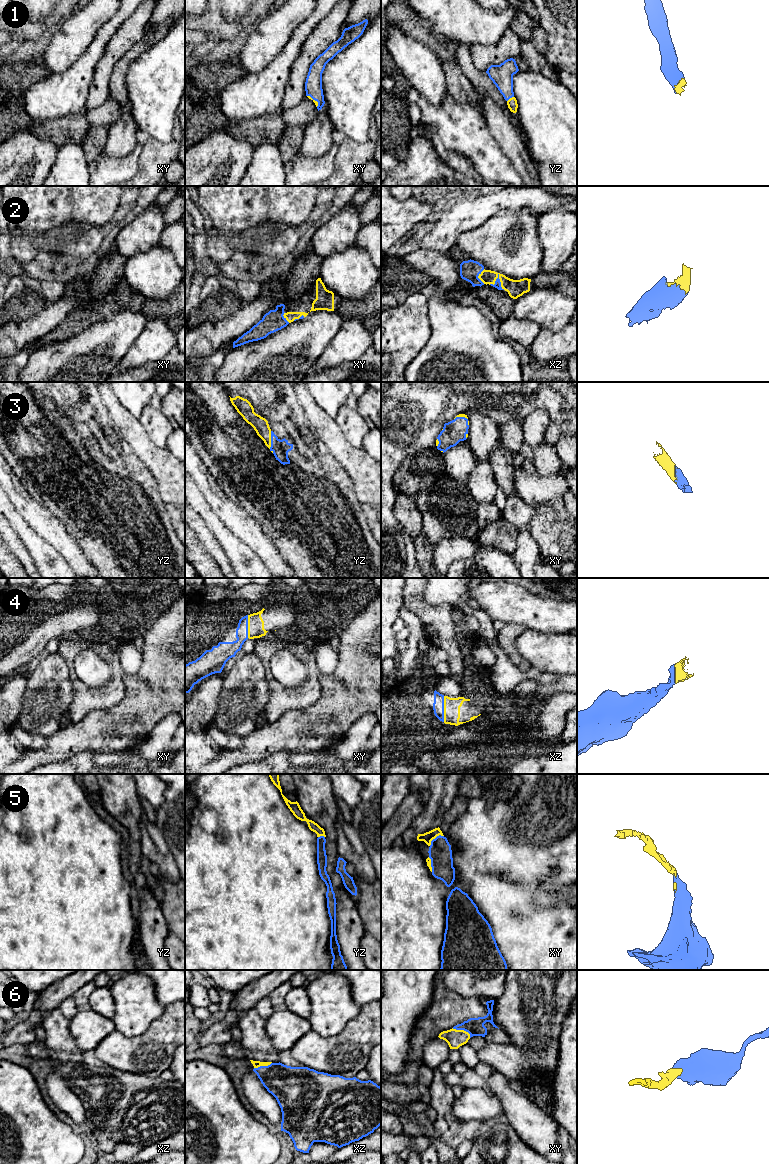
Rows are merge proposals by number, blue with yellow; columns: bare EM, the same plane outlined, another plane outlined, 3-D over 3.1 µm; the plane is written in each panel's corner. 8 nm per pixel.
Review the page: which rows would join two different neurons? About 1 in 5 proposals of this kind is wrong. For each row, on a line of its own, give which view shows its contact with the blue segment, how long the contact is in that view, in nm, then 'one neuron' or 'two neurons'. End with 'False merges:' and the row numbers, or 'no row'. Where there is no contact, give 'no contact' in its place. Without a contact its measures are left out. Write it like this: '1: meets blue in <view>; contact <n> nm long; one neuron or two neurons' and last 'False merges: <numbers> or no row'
1: meets blue in yz; contact 70 nm long; one neuron
2: meets blue in xz; contact 140 nm long; one neuron
3: meets blue in yz; contact 140 nm long; one neuron
4: meets blue in xz; contact 200 nm long; one neuron
5: meets blue in xy; contact 150 nm long; one neuron
6: meets blue in xy; contact 170 nm long; one neuron
False merges: no row

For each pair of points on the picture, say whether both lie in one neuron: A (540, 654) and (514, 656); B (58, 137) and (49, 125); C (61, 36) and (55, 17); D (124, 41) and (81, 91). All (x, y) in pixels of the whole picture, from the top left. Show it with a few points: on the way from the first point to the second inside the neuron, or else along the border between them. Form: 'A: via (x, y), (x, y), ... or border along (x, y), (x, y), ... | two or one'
A: border along (522, 632), (515, 641), (515, 649), (531, 667) | two
B: via (58, 134), (52, 128) | one
C: border along (58, 26), (51, 34) | two
D: border along (101, 56), (95, 67), (86, 101) | two

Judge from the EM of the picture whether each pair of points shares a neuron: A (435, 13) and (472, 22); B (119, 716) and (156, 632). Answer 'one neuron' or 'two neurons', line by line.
A: one neuron
B: one neuron

